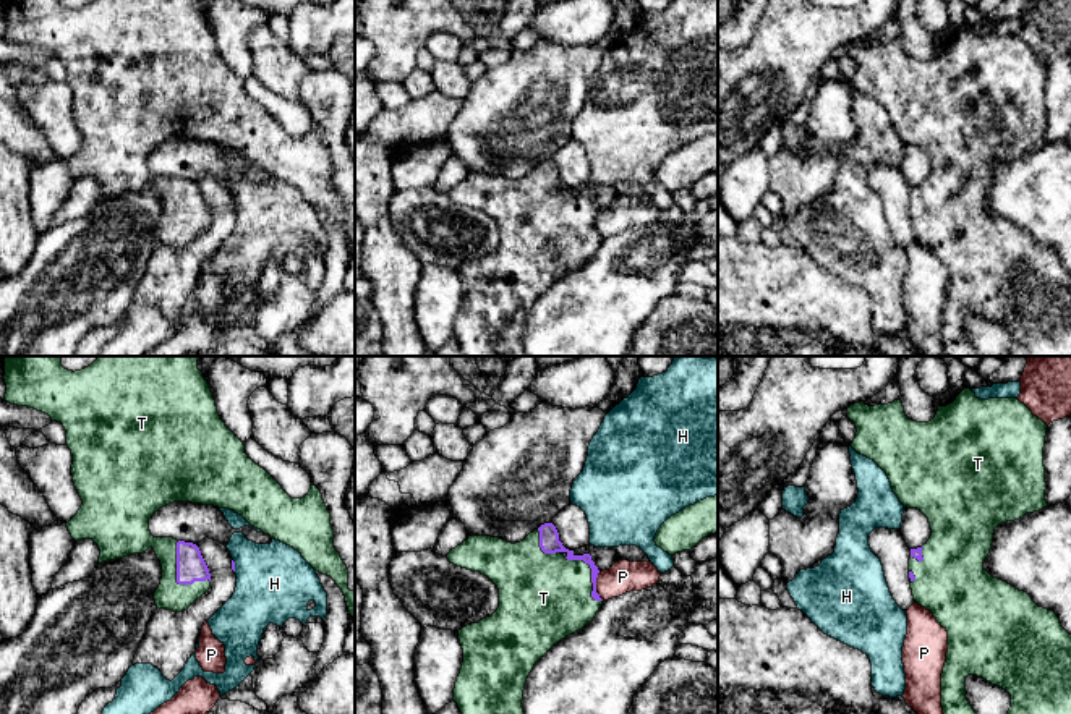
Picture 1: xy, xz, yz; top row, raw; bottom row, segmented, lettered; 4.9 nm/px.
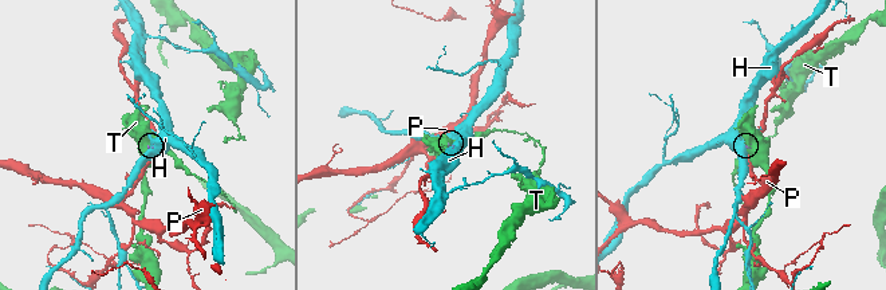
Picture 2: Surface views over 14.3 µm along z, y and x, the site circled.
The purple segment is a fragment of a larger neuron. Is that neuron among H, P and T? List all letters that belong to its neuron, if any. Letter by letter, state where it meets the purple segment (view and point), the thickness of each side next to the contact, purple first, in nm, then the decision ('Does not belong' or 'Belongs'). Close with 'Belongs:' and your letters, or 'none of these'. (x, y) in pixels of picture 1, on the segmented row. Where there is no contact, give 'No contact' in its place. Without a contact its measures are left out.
H: Touches purple at xy (234, 565). Thickness 20 nm (purple) against 380 nm. Does not belong
P: Touches purple at xz (595, 586). Thickness 50 nm (purple) against 160 nm. Does not belong
T: Touches purple at xy (177, 578). Thickness 140 nm (purple) against 140 nm. Belongs
Belongs: T

